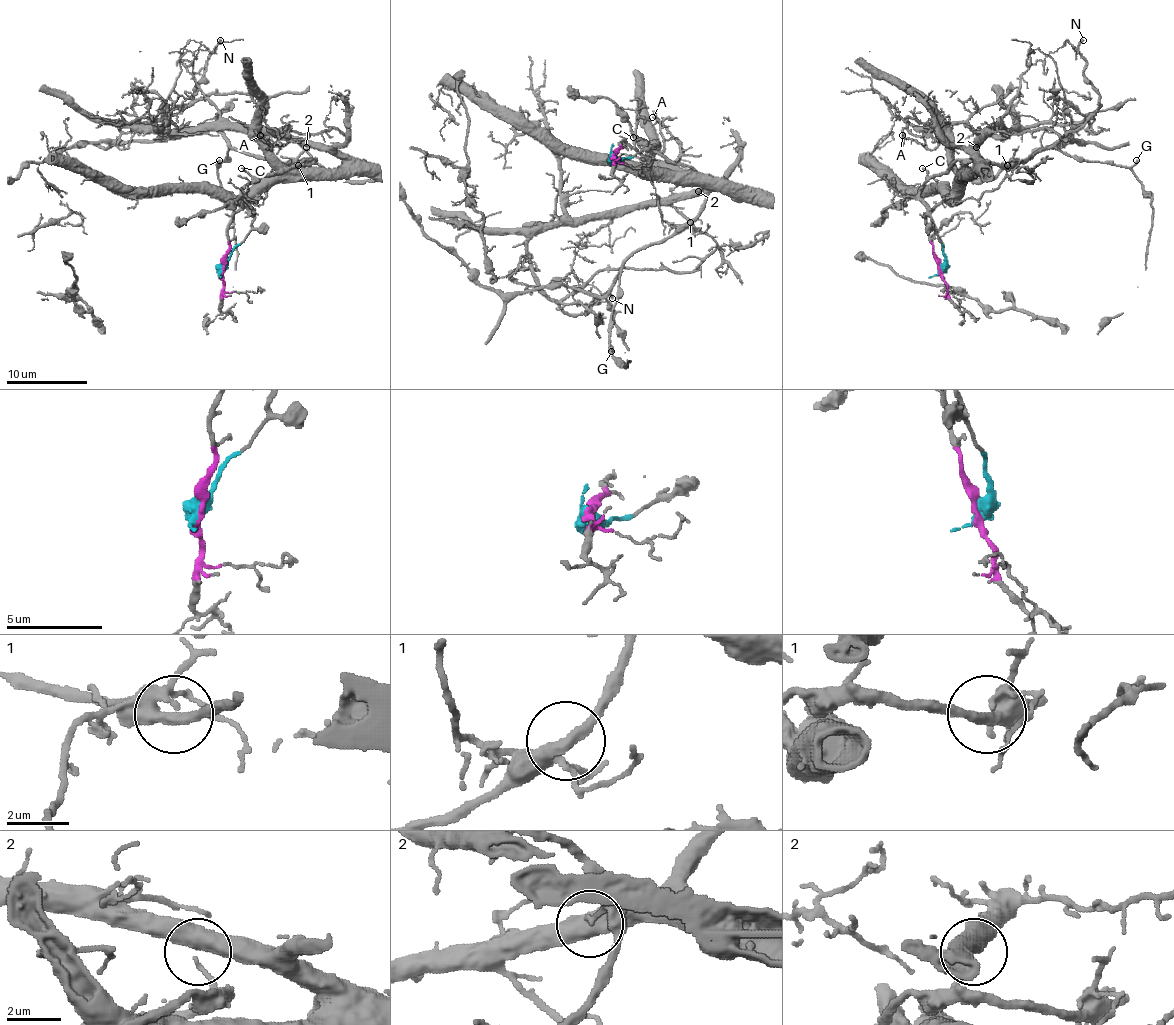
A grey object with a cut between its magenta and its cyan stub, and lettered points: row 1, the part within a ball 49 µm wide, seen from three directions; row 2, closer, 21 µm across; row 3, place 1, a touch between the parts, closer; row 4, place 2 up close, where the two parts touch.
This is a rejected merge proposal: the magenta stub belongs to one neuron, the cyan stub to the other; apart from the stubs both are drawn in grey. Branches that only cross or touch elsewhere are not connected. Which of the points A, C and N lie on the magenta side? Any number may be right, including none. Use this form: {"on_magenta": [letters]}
{"on_magenta": ["A", "N"]}

